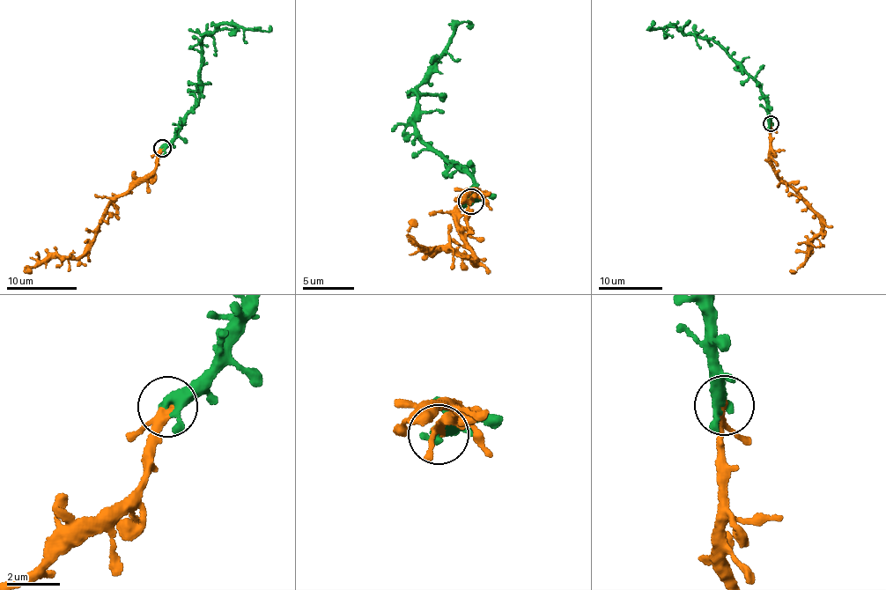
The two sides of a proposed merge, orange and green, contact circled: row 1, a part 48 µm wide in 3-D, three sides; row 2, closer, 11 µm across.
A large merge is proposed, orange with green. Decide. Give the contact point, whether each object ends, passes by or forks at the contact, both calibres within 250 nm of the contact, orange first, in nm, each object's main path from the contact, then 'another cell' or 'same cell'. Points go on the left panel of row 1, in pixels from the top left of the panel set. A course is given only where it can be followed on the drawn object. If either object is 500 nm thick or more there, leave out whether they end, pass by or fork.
(162, 148) | orange passes by | green passes by | 240/380 nm | orange via (162, 148), (157, 169), (108, 206), (92, 244), (80, 255), (64, 259), (48, 256), (25, 270), (31, 269) | green via (162, 148), (195, 106), (204, 56), (202, 36), (219, 25), (232, 23), (241, 28), (267, 31), (271, 25) | same cell

